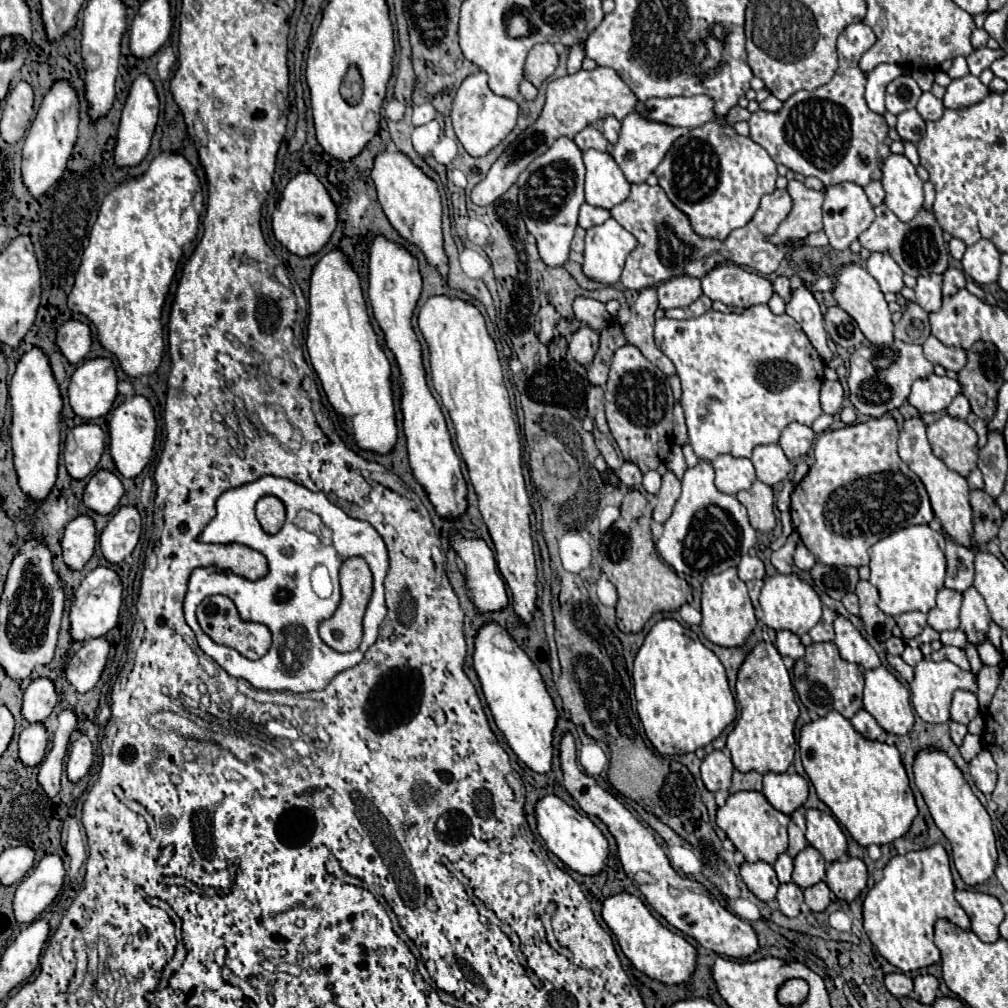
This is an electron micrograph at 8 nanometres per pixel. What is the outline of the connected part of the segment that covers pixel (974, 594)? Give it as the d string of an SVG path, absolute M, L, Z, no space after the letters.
M968 587L962 593L962 609L960 609L960 629L968 635L968 641L970 643L984 641L990 621L992 619L984 603L984 597L974 587Z

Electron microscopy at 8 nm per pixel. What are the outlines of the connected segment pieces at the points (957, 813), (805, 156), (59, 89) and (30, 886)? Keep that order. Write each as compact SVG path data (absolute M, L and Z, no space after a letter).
M924 751L916 755L914 761L914 781L932 813L936 827L944 833L944 837L952 845L954 865L968 887L976 887L986 883L996 869L998 851L996 851L996 837L992 831L990 815L972 793L970 785L964 781L960 769L956 769L954 761L940 751Z
M864 23L848 25L838 37L838 69L830 83L814 91L798 91L776 113L756 111L750 117L750 137L762 145L774 163L782 163L788 169L814 175L826 187L852 181L868 185L868 181L880 179L880 161L888 157L890 149L884 145L888 125L882 115L868 109L864 99L866 75L860 69L860 57L874 45L876 35Z
M56 81L46 93L22 147L22 183L34 199L42 197L66 171L66 163L78 135L78 111L78 97L74 89L68 81Z
M46 855L22 879L14 895L14 915L20 925L30 925L62 889L64 865L58 855Z

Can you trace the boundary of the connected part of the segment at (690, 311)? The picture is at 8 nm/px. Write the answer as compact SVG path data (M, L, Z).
M702 295L700 299L696 299L696 301L692 303L692 307L686 307L686 309L684 309L684 319L698 317L698 315L706 313L708 309L712 309L712 301L710 301L706 295Z

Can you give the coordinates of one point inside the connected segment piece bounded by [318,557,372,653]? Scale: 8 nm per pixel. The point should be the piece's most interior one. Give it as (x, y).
(342, 631)

